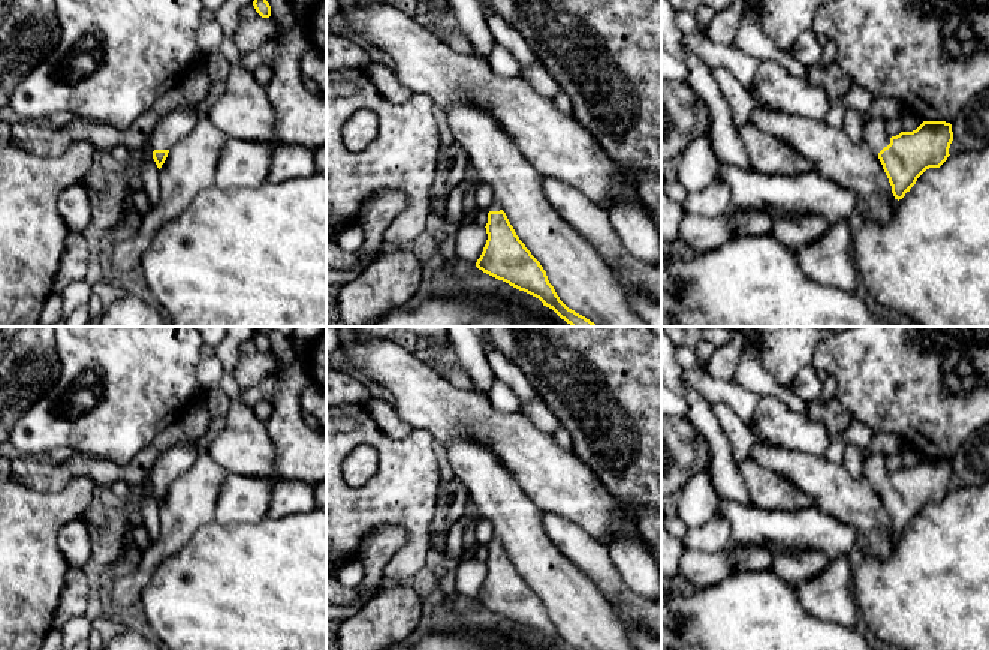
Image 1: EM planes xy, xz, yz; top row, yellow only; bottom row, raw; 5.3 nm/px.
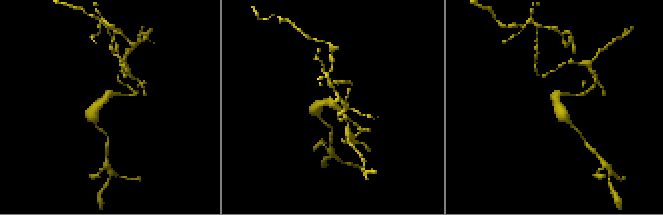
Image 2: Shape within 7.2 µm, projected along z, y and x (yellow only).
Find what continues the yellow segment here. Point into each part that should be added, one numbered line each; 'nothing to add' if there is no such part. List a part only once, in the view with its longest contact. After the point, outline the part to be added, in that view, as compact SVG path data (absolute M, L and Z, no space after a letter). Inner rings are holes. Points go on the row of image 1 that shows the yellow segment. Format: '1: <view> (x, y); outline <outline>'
1: yz (876, 137); outline M874 118L863 124L863 141L875 154L890 144L884 123L881 118Z

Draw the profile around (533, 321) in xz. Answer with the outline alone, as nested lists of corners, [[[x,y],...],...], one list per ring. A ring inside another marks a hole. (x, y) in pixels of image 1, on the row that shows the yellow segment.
[[[530,315],[528,319],[525,321],[525,326],[572,326],[567,324],[564,319],[558,318],[551,318],[551,316],[536,316]]]

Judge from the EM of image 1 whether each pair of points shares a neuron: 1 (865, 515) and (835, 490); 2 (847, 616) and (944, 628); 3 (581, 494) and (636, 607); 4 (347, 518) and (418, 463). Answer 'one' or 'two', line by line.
1: one
2: two
3: two
4: one

